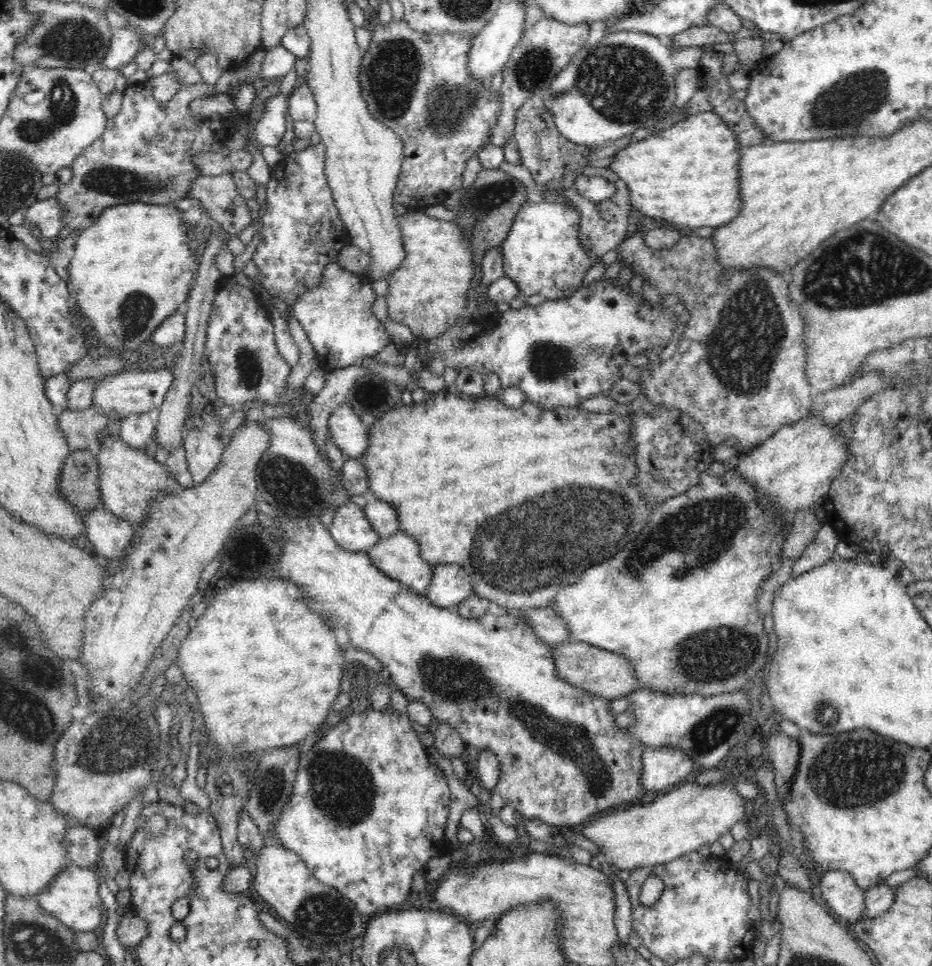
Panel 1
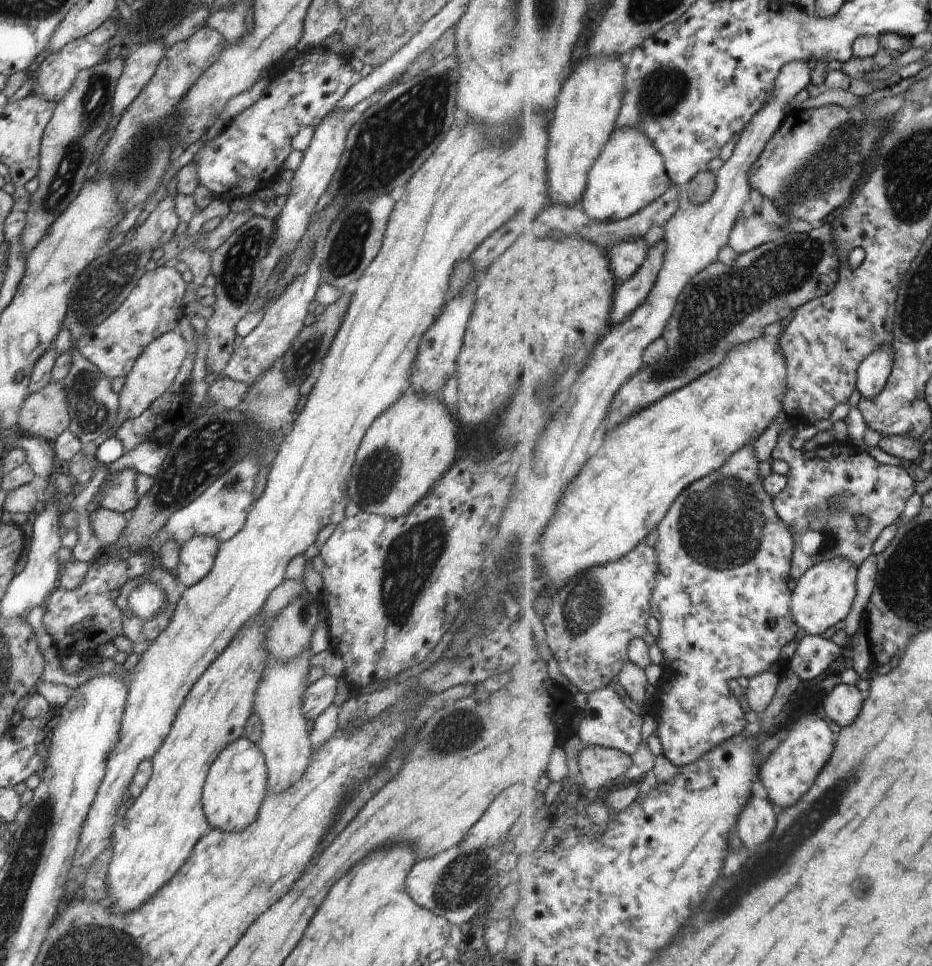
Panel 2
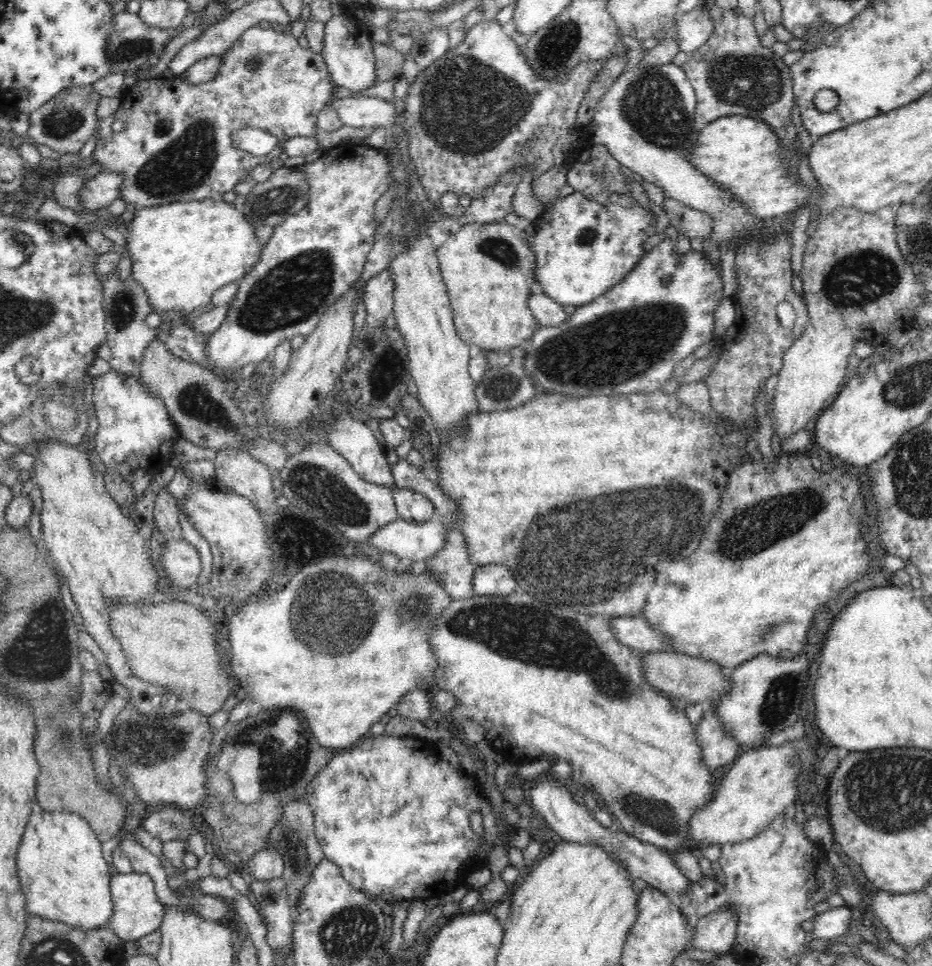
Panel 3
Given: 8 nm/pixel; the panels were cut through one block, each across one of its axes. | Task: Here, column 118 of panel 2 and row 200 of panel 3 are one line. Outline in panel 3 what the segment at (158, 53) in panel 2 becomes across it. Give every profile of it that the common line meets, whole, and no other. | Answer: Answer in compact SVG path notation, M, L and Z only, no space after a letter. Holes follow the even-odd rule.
M118 172L96 174L79 188L80 205L88 211L110 206L116 198L119 198L123 180L123 174Z

